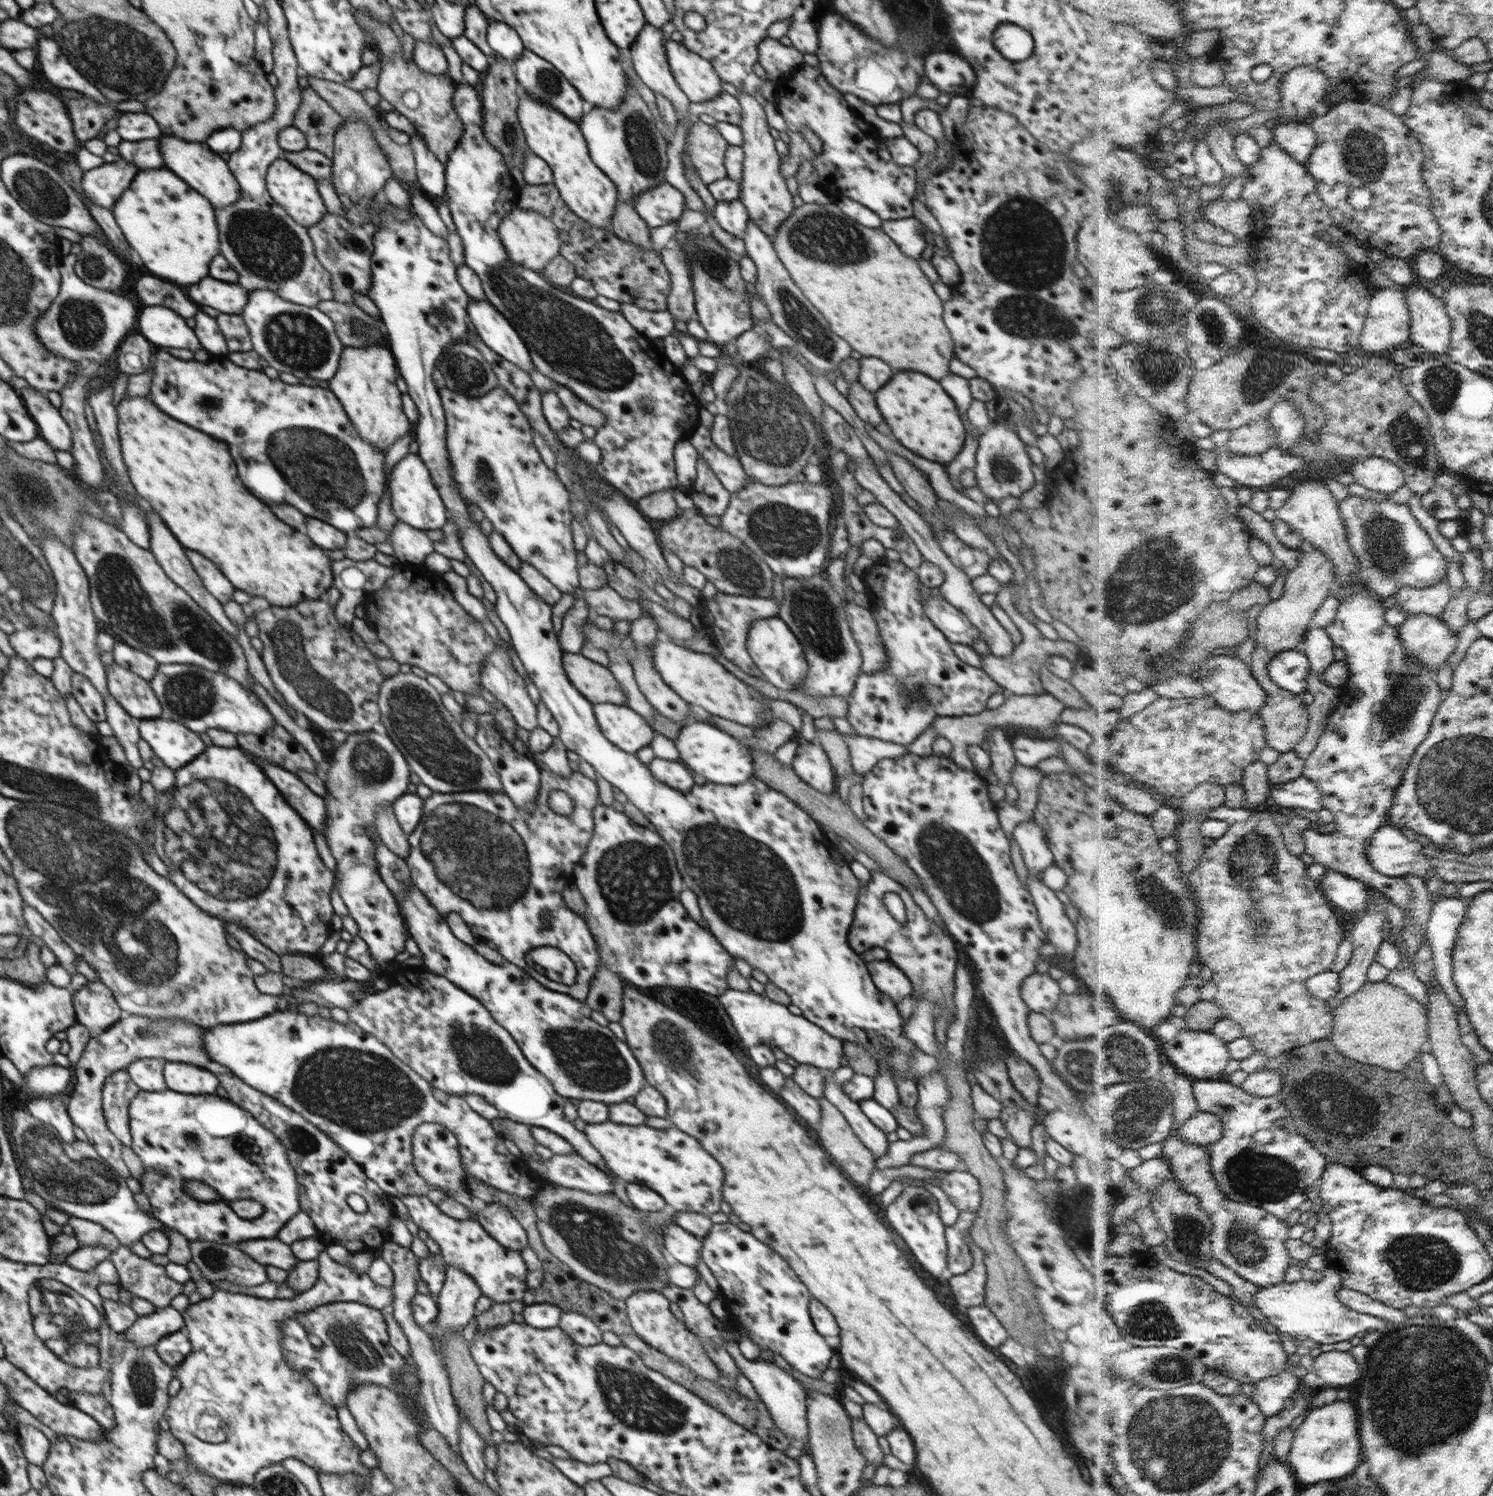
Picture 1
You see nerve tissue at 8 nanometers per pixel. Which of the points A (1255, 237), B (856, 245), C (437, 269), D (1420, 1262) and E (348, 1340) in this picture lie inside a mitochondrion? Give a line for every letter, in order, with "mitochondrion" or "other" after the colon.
A: other
B: mitochondrion
C: other
D: mitochondrion
E: mitochondrion

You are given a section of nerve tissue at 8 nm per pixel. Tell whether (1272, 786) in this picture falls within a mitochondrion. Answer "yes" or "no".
no

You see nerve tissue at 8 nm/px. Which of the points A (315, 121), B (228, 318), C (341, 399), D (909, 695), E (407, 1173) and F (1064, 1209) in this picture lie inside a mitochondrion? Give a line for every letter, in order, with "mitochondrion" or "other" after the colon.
A: other
B: other
C: other
D: mitochondrion
E: other
F: other

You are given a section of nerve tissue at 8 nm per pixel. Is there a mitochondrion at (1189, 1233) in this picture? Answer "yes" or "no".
yes

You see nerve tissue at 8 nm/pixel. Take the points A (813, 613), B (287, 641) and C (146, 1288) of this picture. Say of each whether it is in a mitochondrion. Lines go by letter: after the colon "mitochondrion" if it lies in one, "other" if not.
A: mitochondrion
B: mitochondrion
C: other

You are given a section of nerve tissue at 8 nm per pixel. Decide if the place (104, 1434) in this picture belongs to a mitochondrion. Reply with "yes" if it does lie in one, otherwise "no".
no

